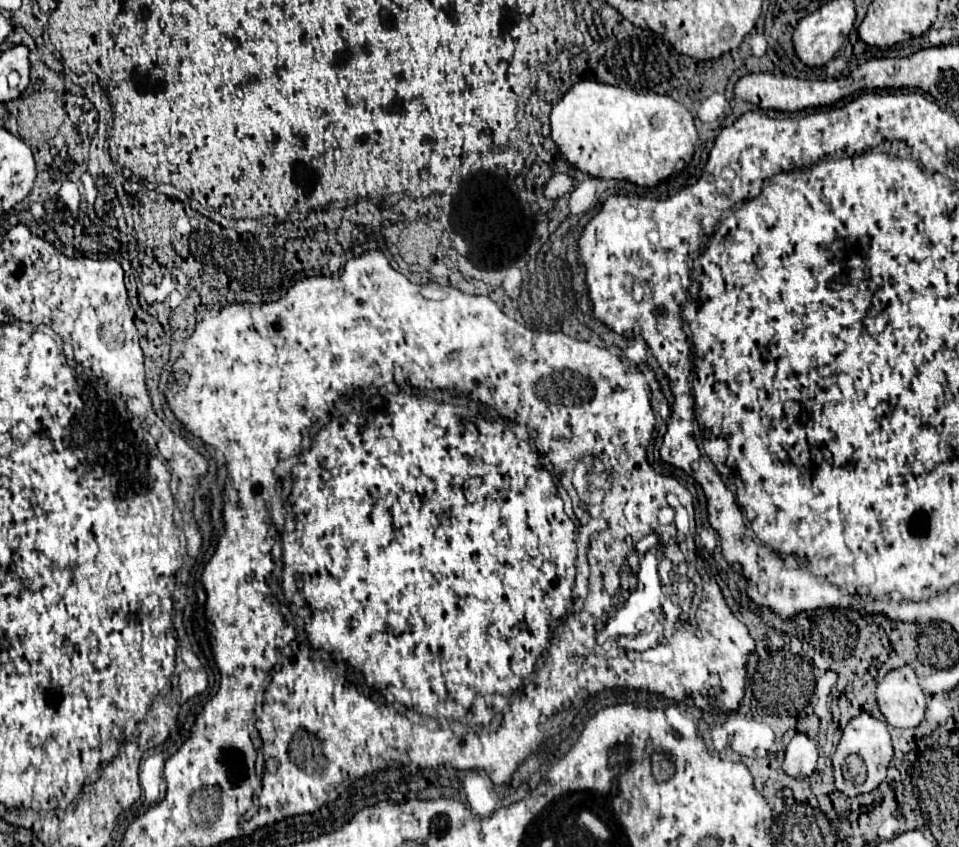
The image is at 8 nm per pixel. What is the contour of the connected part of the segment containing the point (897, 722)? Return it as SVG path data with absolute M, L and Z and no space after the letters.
M908 665L886 673L876 687L876 699L880 713L892 727L914 729L924 719L926 697Z

